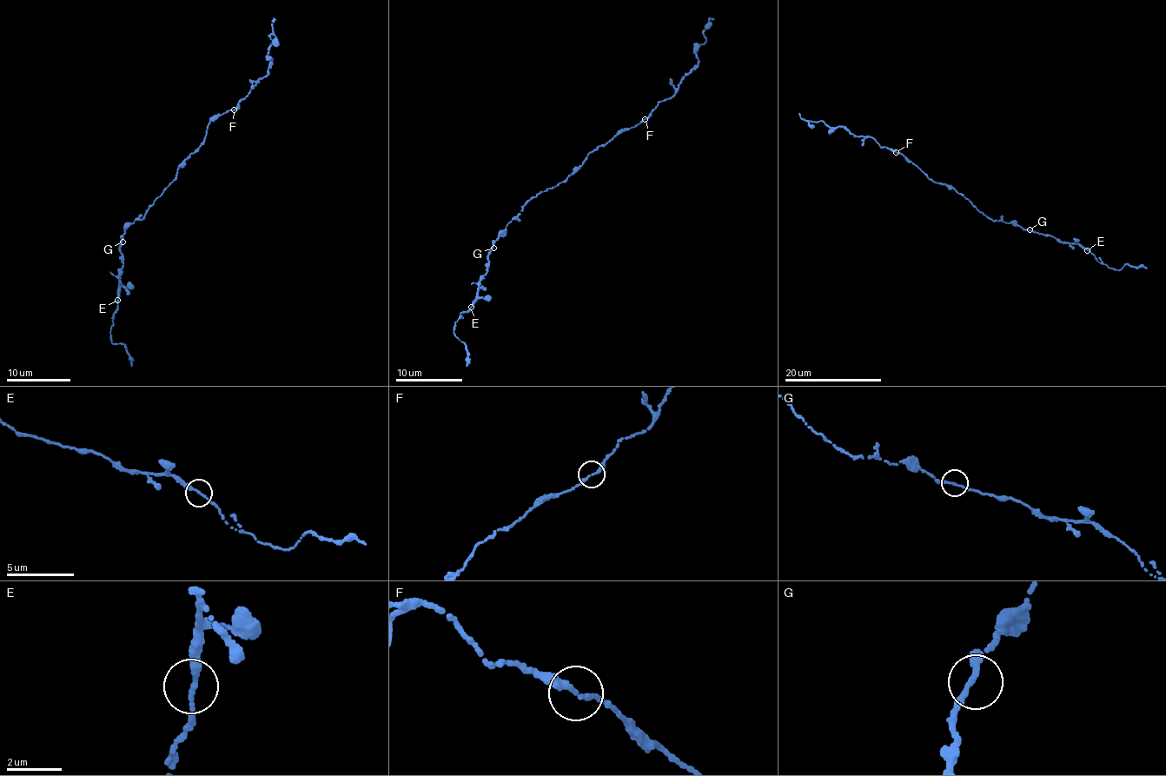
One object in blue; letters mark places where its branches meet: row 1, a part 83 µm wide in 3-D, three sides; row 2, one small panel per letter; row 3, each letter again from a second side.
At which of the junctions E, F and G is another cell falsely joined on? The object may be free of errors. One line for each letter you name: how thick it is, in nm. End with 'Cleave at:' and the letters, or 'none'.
Cleave at: none

